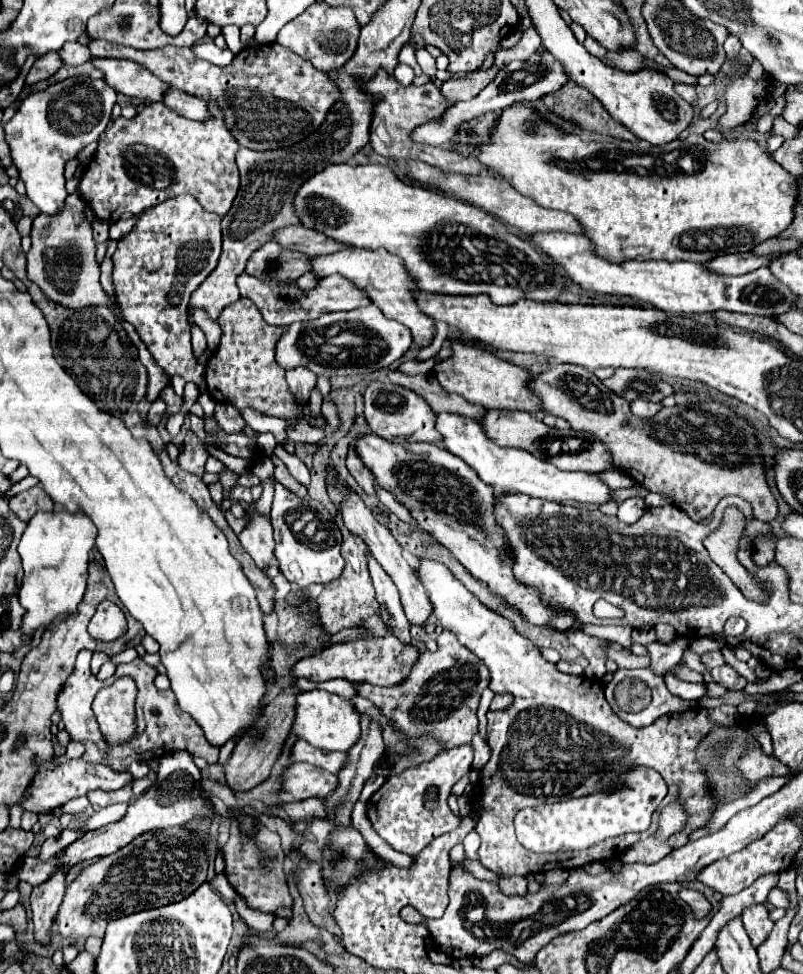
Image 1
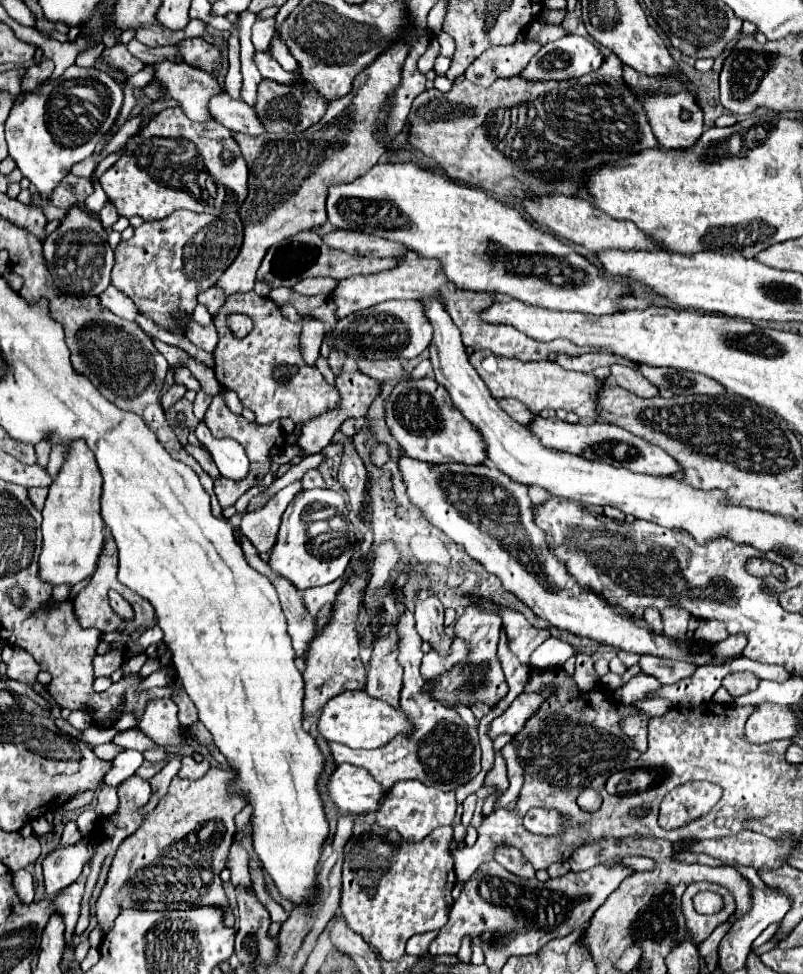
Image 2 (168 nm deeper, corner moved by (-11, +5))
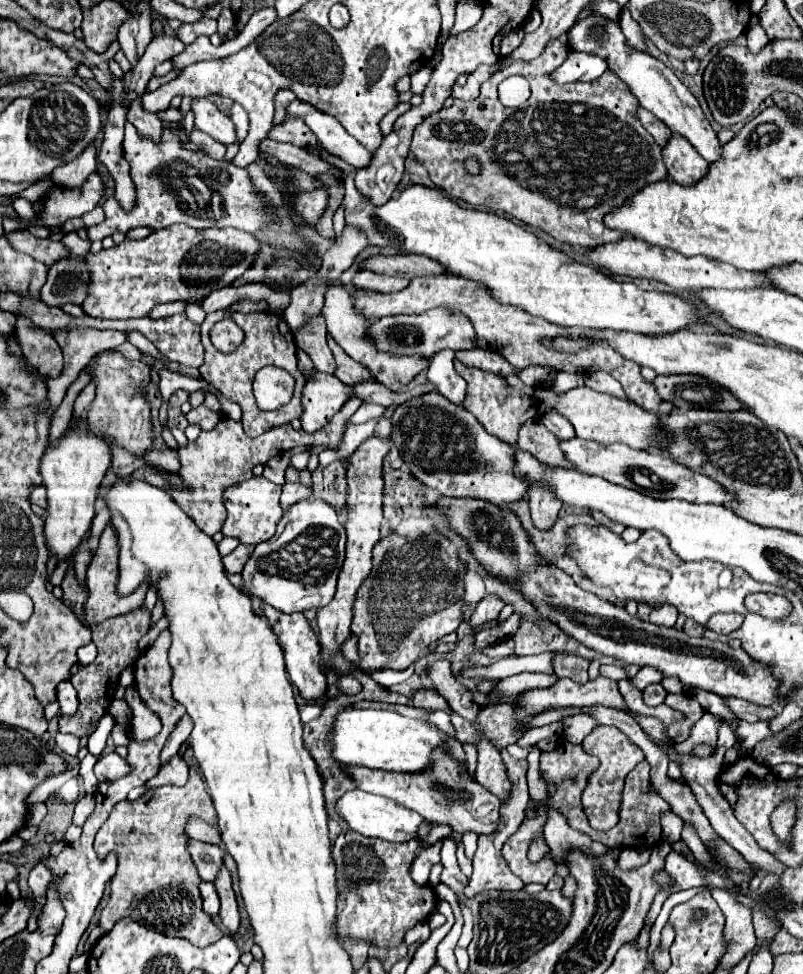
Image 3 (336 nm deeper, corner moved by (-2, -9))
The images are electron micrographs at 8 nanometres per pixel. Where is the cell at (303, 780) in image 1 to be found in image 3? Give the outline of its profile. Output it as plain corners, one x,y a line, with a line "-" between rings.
359,788
345,792
337,804
335,804
335,812
339,814
339,818
355,832
363,834
363,836
371,836
371,838
383,838
389,842
407,842
411,838
417,836
417,826
421,822
425,822
423,816
419,816
417,812
411,812
407,808
401,808
399,804
393,804
393,800
385,800
383,796
375,796
369,792
361,792

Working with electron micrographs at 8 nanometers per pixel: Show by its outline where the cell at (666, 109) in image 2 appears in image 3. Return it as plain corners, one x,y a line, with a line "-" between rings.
673,132
667,144
661,148
663,162
667,166
669,178
681,184
695,184
707,172
707,160
685,140
685,136

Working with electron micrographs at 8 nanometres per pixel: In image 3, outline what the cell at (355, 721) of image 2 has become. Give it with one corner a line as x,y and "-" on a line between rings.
343,710
335,720
331,734
327,736
331,756
337,762
393,772
417,772
421,768
427,768
431,748
439,746
441,742
445,742
447,752
451,752
457,760
465,762
461,742
447,738
429,720
405,718
387,710

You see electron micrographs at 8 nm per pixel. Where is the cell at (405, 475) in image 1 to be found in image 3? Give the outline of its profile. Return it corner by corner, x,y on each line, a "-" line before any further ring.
441,496
435,502
435,510
449,522
455,534
467,540
471,556
487,570
487,574
519,590
539,616
557,624
557,628
579,644
623,664
637,664
641,668
651,666
663,676
677,676
689,688
709,690
719,696
735,696
763,706
781,702
773,676
769,676
761,664
753,664
743,650
733,650
723,642
711,642
707,638
691,638
685,632
655,626
649,620
631,618
625,608
579,588
569,574
537,552
519,516
505,506
495,506
481,498

